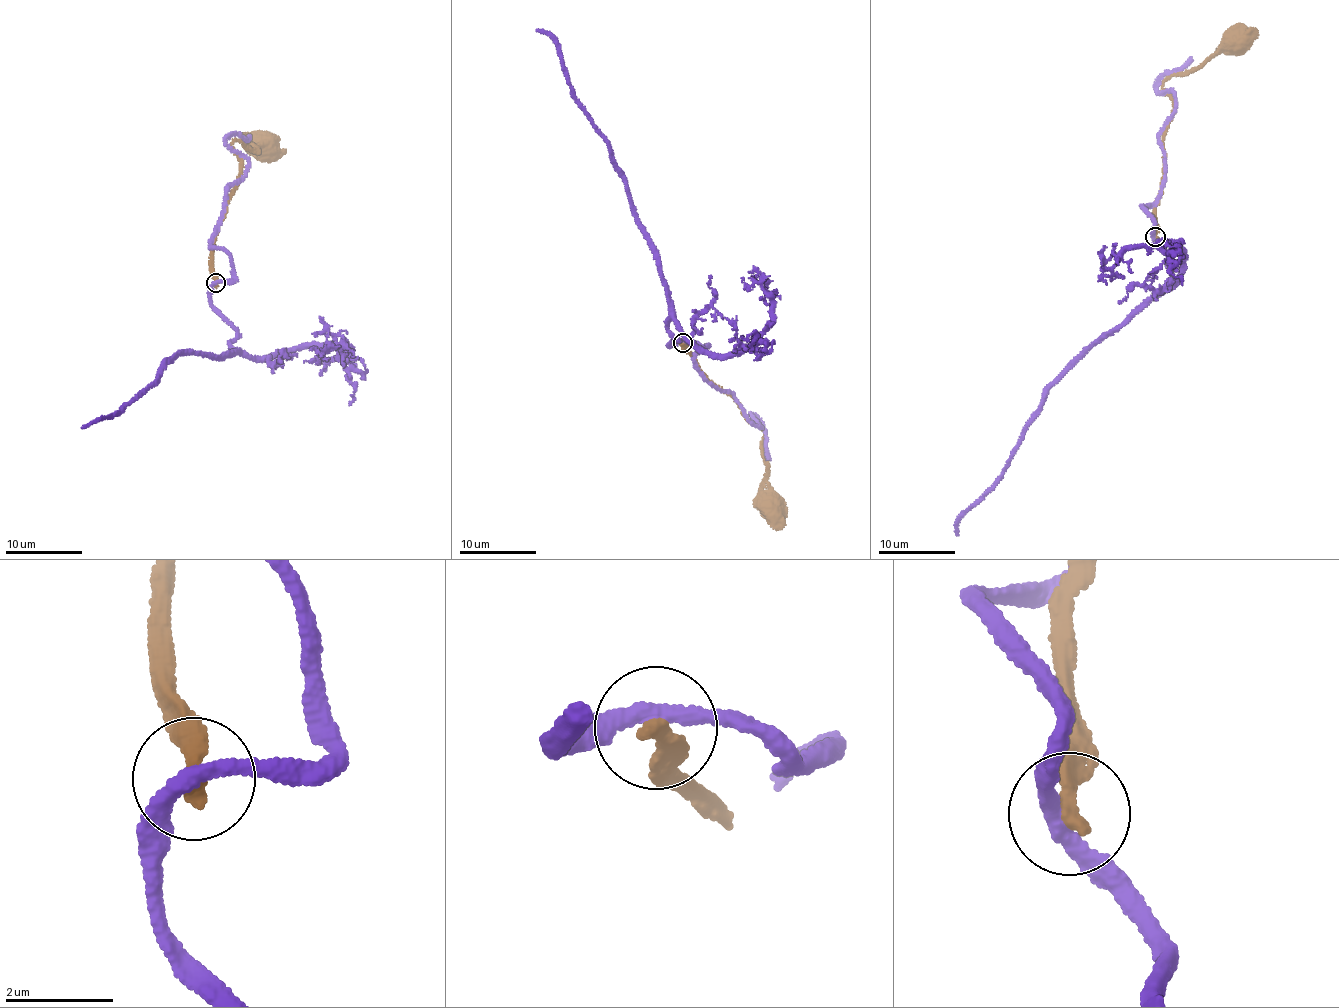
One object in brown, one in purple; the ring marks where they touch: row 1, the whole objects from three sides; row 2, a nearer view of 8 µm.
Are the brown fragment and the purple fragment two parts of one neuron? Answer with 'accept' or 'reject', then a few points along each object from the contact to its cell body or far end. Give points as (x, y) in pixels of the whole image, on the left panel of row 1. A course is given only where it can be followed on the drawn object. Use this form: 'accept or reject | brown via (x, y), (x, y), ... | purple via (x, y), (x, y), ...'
reject | brown via (215, 283), (216, 226), (239, 173), (232, 142), (242, 141), (248, 149), (256, 150), (264, 136), (264, 141) | purple via (215, 283), (212, 308), (236, 331), (230, 345), (234, 351), (220, 356), (178, 352), (156, 385), (81, 427)

